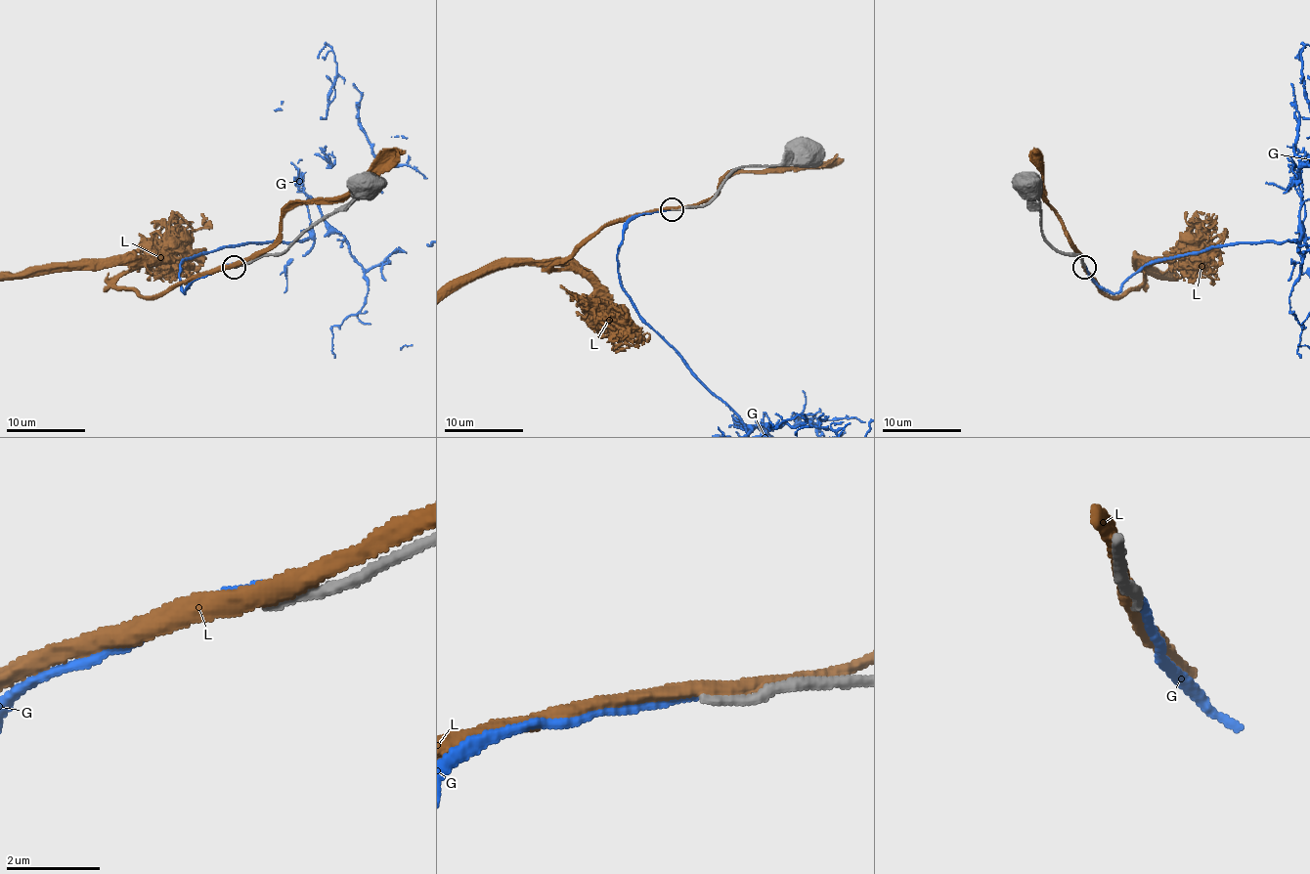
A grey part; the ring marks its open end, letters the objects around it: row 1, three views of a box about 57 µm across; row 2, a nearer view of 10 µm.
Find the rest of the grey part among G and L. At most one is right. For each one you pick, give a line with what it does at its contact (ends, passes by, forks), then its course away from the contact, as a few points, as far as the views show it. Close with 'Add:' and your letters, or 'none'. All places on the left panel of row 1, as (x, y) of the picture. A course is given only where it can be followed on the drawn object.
Add: none

